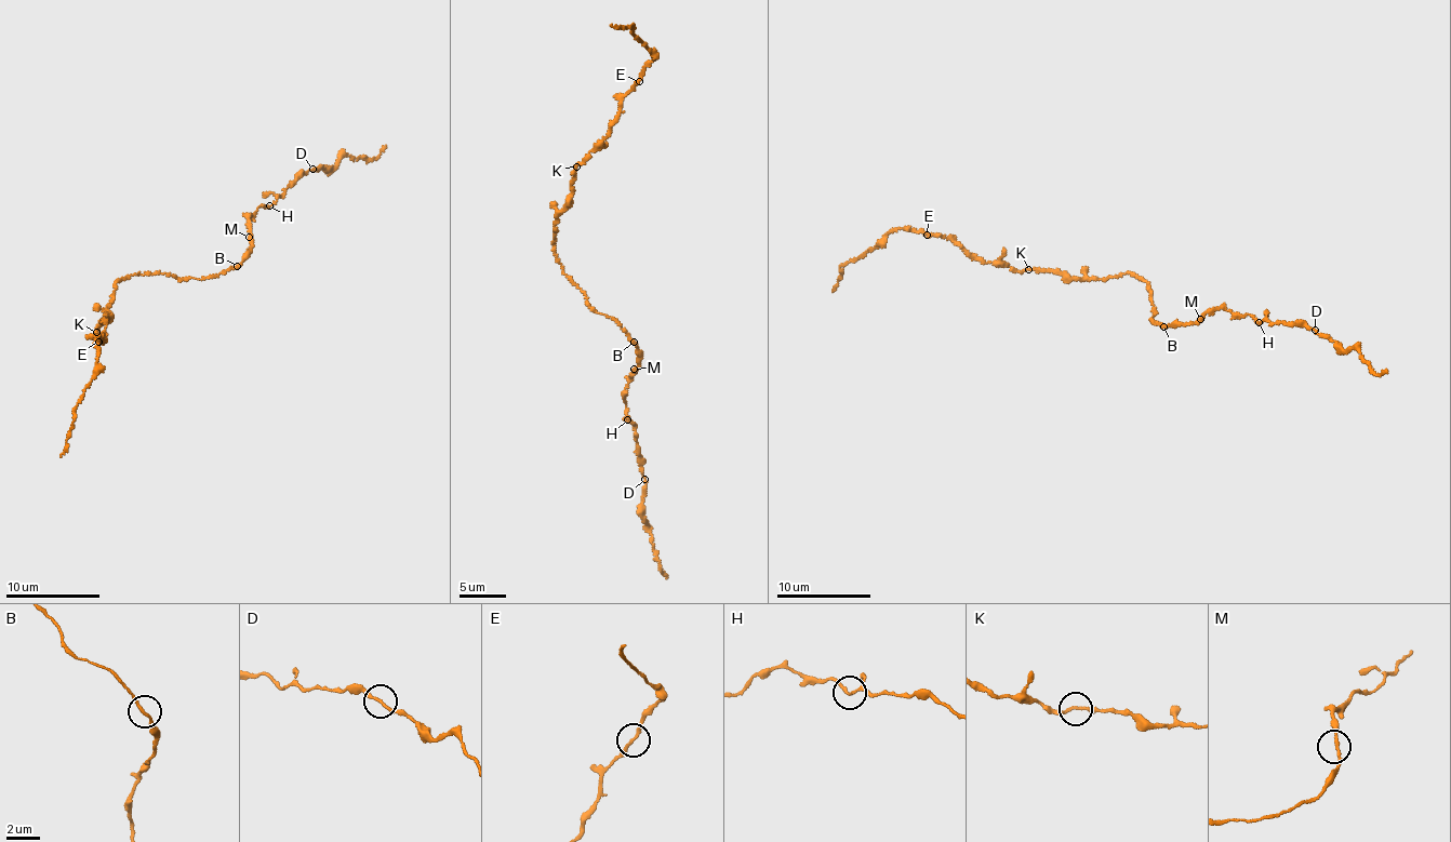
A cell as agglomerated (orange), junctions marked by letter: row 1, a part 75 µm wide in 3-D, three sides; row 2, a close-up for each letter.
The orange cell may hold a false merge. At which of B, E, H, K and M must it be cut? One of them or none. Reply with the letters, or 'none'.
none

